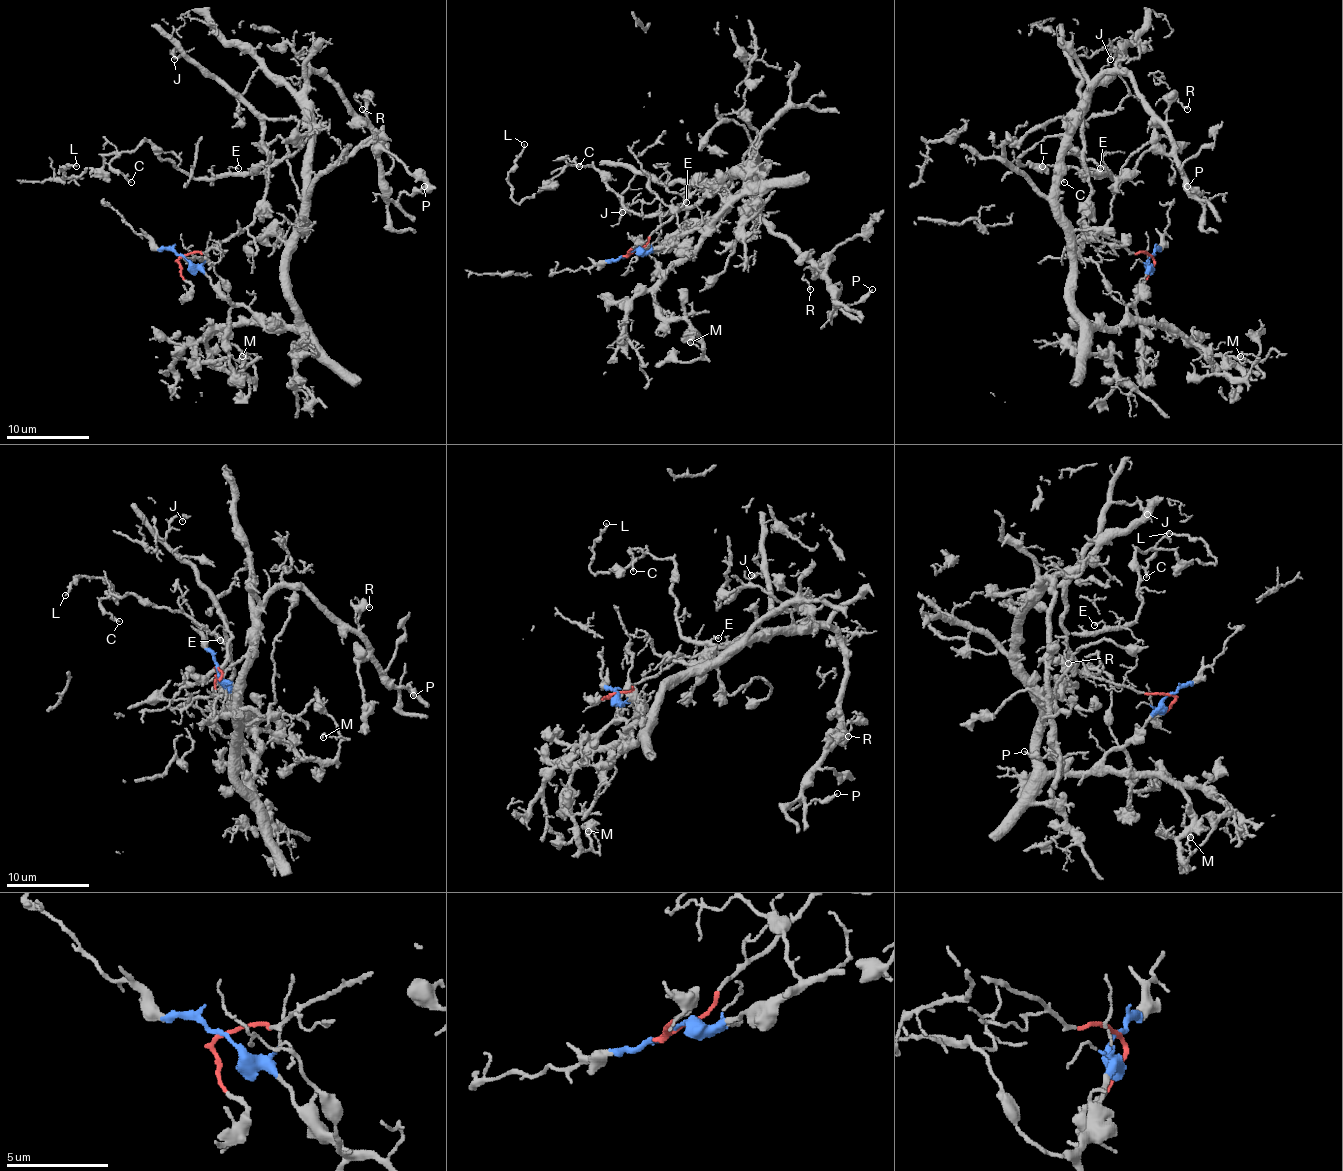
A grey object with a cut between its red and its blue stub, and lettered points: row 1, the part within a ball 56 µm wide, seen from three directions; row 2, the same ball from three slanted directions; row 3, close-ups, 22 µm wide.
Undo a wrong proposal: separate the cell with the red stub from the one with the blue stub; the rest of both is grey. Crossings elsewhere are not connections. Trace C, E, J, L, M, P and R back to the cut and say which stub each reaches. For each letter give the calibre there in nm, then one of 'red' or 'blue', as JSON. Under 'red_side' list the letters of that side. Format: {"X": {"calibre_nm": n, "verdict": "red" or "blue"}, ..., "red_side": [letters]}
{"C": {"calibre_nm": 160, "verdict": "red"}, "E": {"calibre_nm": 100, "verdict": "red"}, "J": {"calibre_nm": 140, "verdict": "red"}, "L": {"calibre_nm": 130, "verdict": "red"}, "M": {"calibre_nm": 140, "verdict": "blue"}, "P": {"calibre_nm": 200, "verdict": "blue"}, "R": {"calibre_nm": 120, "verdict": "blue"}, "red_side": ["C", "E", "J", "L"]}

